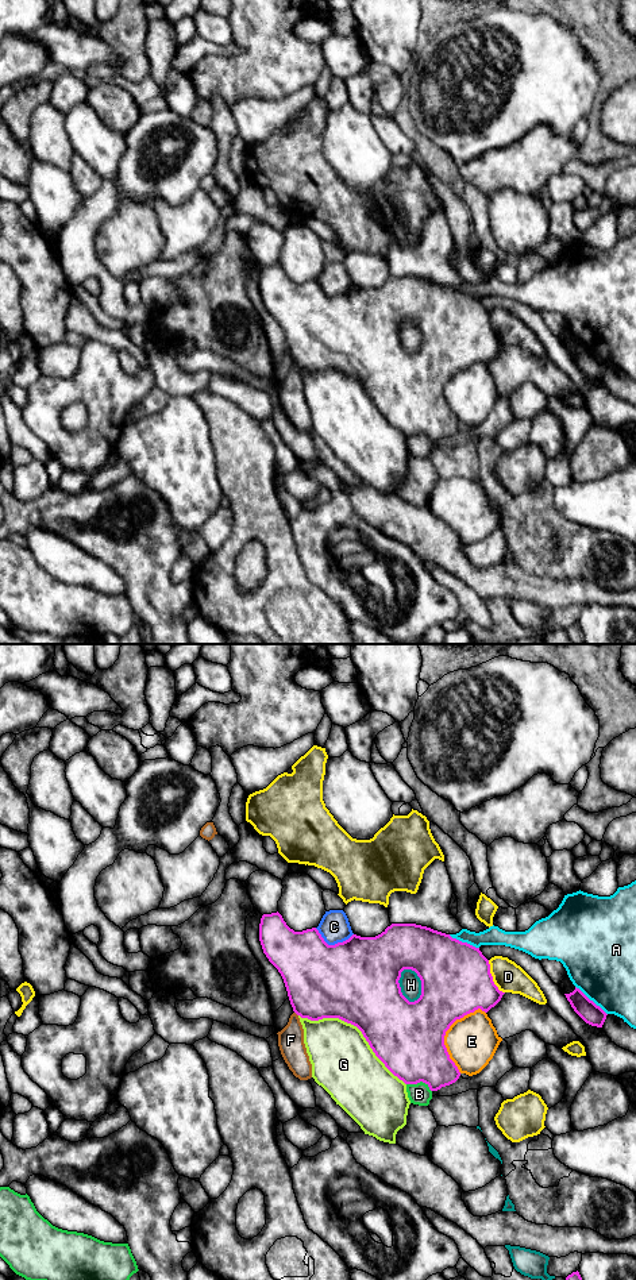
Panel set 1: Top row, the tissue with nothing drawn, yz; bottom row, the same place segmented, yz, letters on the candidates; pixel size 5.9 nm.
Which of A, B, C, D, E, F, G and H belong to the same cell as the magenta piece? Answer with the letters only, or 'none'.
none

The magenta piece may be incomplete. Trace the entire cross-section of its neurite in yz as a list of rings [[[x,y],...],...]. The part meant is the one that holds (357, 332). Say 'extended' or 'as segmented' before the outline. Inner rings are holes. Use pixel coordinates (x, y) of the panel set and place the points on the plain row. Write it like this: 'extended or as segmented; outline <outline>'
as segmented; outline [[[277,263],[262,267],[259,293],[263,305],[281,325],[297,367],[311,373],[339,370],[356,378],[375,408],[394,428],[405,436],[423,433],[431,443],[450,437],[460,428],[444,397],[450,378],[478,361],[487,365],[505,346],[494,336],[489,312],[479,300],[416,275],[392,275],[375,289],[352,286],[343,294],[328,297],[316,279],[294,284]],[[404,321],[415,323],[421,332],[421,347],[415,354],[409,354],[401,344],[398,332]]]

